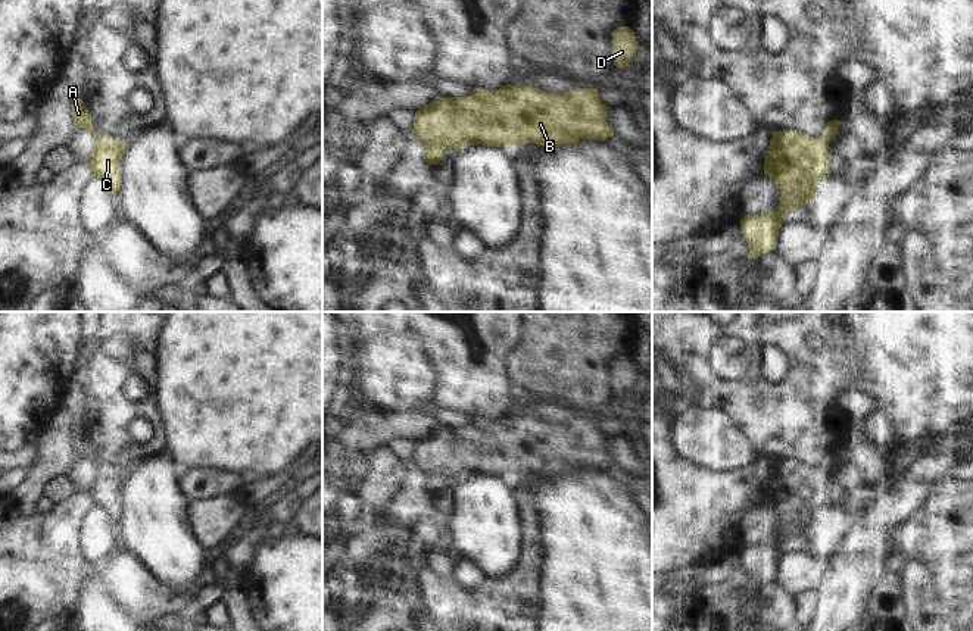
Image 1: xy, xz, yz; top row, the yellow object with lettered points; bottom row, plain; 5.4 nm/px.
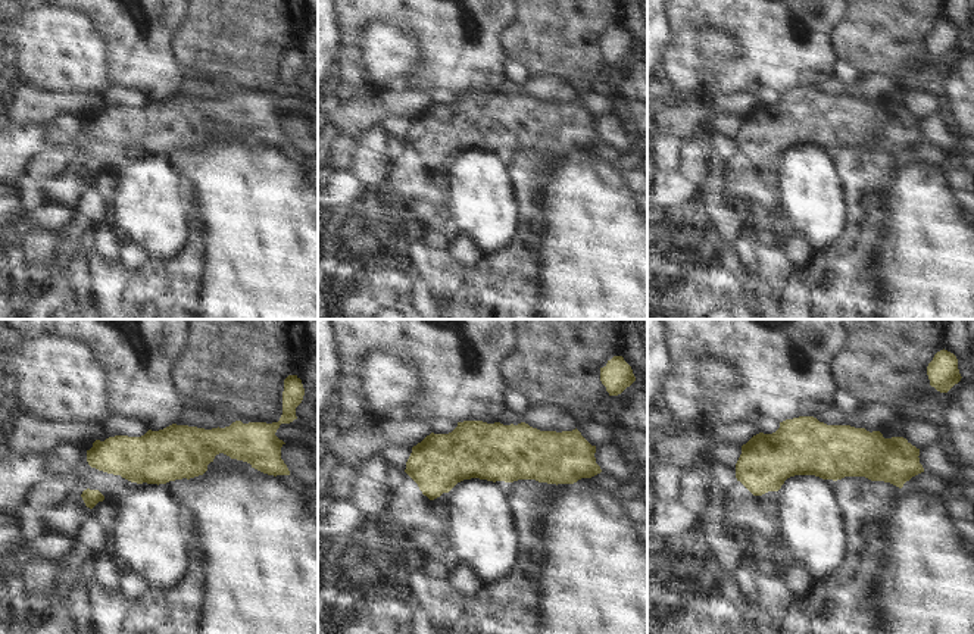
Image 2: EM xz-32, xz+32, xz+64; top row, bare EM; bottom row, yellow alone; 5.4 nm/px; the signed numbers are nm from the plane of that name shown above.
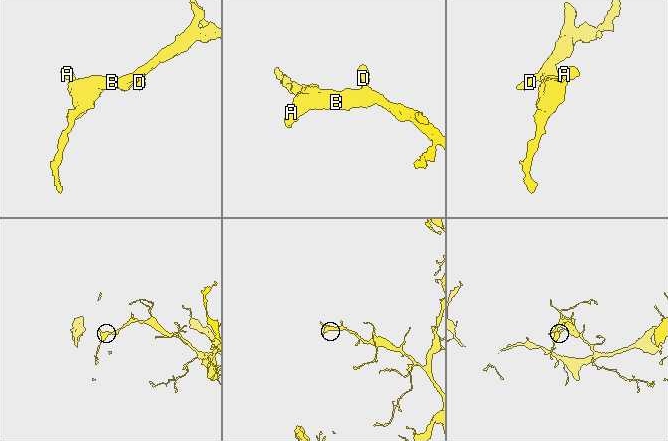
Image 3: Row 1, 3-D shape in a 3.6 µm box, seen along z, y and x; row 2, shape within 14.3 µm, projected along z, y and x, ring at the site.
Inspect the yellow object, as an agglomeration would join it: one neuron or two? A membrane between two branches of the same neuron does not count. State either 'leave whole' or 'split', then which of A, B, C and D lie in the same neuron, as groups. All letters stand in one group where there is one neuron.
leave whole; A B C D

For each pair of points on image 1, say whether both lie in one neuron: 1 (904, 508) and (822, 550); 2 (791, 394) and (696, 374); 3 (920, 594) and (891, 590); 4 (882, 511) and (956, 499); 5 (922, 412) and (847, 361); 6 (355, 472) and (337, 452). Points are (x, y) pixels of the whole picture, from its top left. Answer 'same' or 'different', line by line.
1: different
2: same
3: different
4: different
5: different
6: different

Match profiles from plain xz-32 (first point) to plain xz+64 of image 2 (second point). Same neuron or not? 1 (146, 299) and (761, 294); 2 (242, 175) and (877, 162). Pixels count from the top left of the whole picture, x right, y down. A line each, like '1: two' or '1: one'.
1: two
2: two

